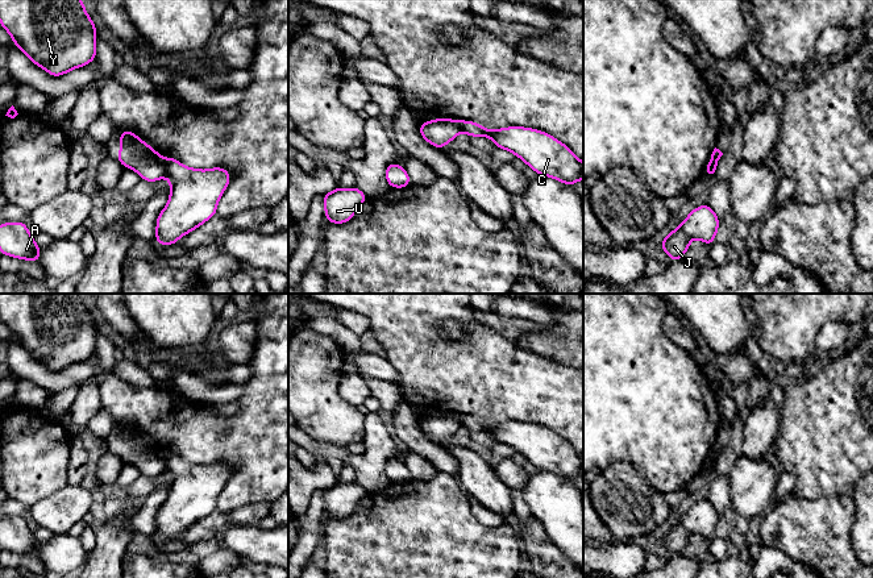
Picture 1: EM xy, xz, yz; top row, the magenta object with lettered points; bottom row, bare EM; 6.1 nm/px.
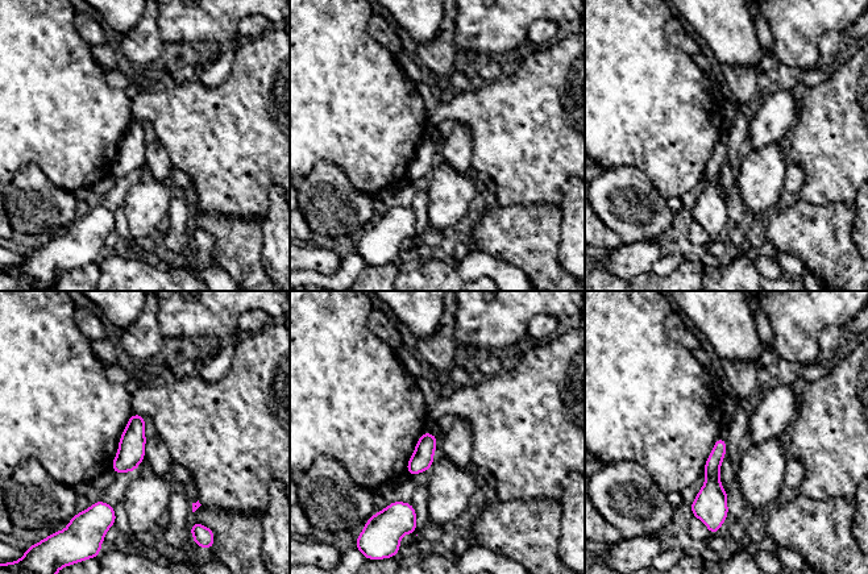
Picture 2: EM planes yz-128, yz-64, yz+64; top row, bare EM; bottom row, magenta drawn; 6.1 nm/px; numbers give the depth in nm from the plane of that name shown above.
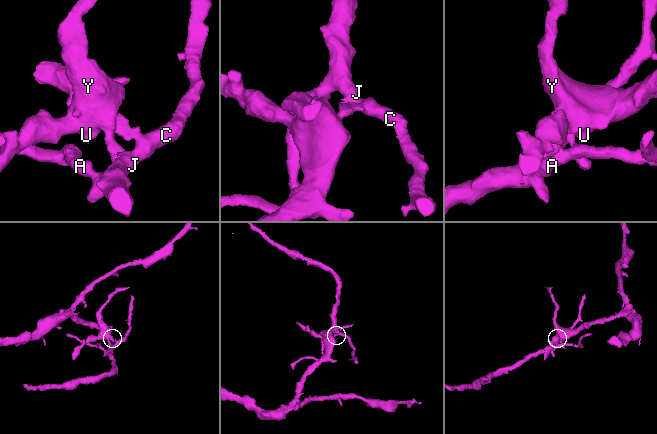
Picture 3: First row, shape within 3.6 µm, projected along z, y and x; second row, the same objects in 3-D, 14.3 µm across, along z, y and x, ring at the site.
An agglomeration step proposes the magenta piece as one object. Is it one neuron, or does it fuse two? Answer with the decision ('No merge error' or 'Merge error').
Merge error

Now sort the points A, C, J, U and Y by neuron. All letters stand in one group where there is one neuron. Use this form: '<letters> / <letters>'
A C J / U Y

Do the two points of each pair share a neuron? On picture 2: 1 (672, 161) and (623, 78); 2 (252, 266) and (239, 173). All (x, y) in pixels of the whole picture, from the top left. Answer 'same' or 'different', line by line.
1: same
2: different

